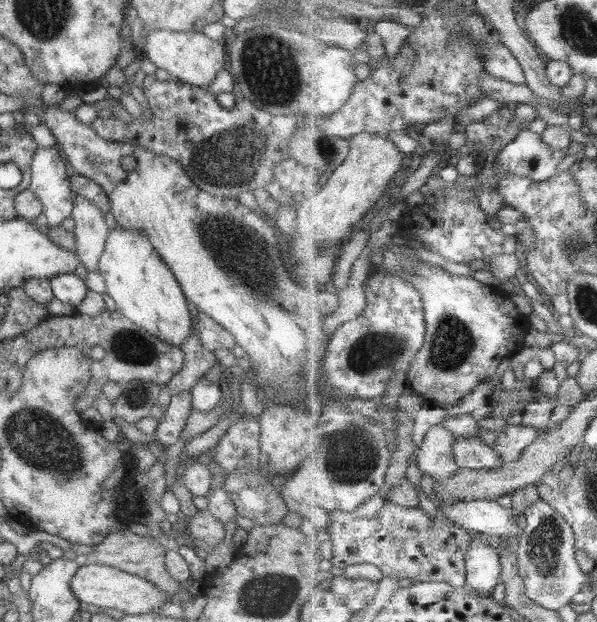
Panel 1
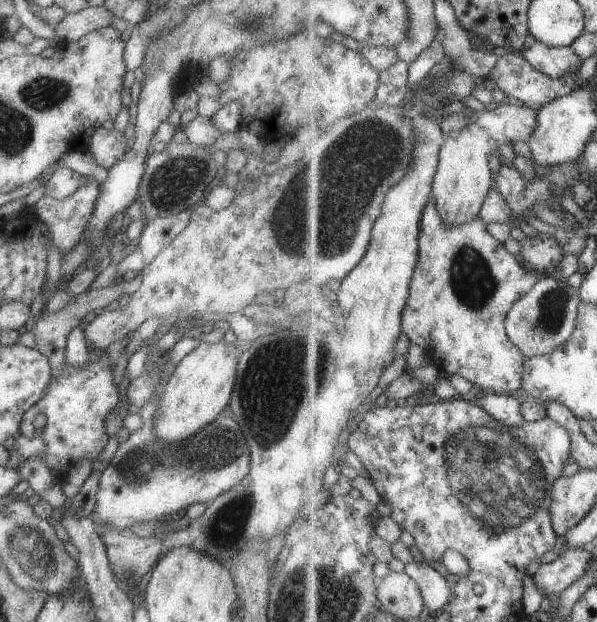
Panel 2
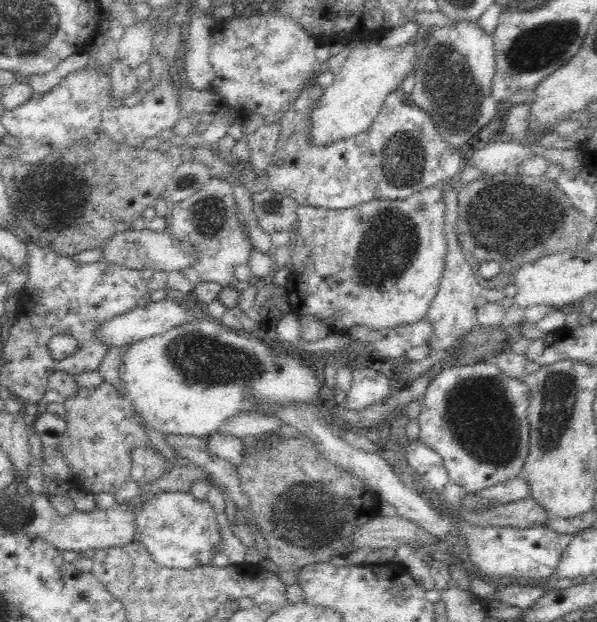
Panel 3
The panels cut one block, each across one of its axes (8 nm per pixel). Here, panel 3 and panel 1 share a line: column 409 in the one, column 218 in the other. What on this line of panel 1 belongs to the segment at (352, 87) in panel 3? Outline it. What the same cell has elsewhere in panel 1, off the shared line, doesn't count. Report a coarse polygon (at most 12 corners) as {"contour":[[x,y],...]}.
{"contour":[[203,32],[149,33],[144,52],[172,79],[207,88],[228,67]]}

